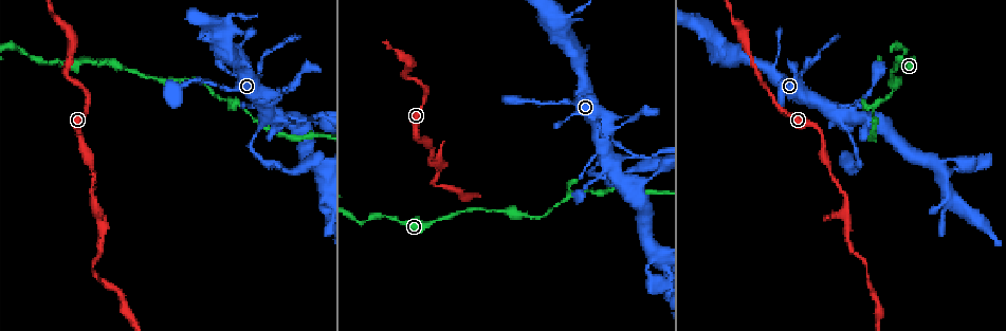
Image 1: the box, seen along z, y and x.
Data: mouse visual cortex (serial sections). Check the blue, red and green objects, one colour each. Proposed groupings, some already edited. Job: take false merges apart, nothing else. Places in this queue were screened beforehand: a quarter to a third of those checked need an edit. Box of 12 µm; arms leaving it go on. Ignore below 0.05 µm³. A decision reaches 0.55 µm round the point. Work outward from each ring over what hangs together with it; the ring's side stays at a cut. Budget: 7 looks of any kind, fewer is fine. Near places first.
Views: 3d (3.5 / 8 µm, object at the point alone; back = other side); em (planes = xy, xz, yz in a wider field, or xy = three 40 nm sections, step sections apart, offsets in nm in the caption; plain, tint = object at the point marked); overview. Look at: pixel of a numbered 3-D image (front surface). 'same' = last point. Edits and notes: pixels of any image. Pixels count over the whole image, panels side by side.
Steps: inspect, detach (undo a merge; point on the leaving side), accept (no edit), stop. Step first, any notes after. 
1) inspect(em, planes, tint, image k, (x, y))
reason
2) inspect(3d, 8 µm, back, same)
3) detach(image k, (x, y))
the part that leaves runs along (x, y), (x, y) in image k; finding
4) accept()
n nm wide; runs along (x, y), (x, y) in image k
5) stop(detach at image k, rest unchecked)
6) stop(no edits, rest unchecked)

inspect(3d, 3.5 µm, image 1, (47, 61))
thin neck

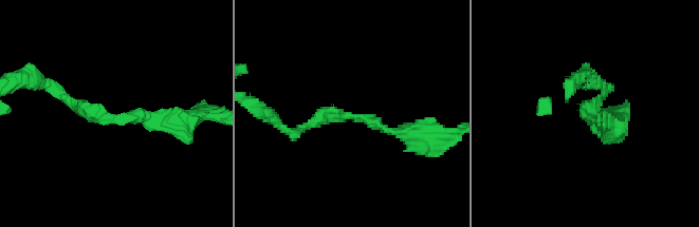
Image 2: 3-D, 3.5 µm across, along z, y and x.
inspect(em, xy, step 2, tint, image 2, (349, 116))
arms of 150, 200 nm; need the tissue

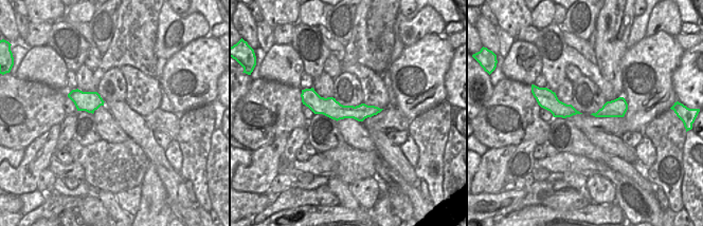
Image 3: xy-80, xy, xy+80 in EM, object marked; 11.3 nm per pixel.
accept()
runs along (183, 126), (95, 116), (56, 90) in image 2; continuous, no second cell

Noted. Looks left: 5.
inspect(3d, 3.5 µm, image 1, (537, 218))
abrupt turn

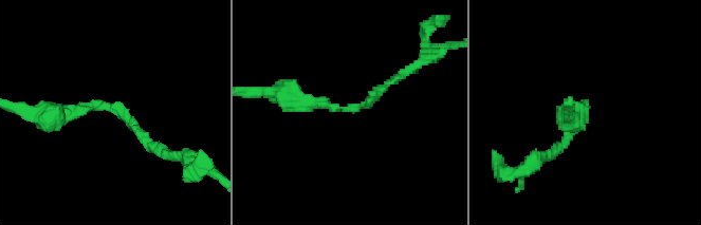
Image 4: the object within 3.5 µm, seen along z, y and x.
inspect(em, xy, step 2, tint, image 4, (115, 106))

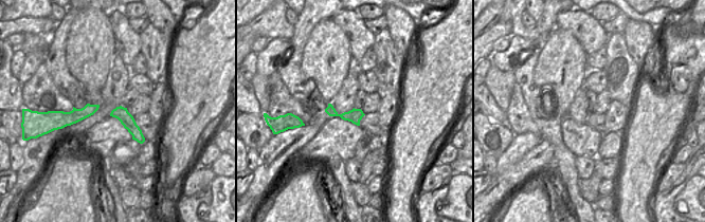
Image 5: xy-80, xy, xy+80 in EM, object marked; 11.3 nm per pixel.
accept()
160 nm wide; runs along (49, 113), (108, 104), (160, 149) in image 4; continuous, no second cell

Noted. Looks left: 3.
inspect(3d, 3.5 µm, image 1, (588, 174))
sharp bend

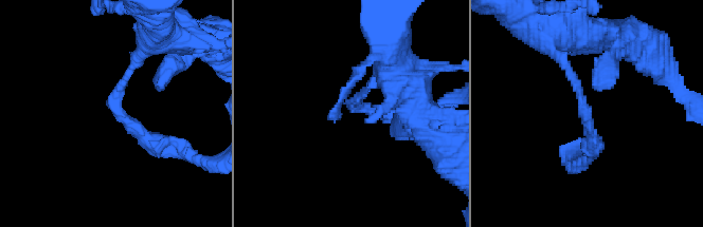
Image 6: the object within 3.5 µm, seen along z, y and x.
inspect(em, xy, step 5, tint, image 6, (113, 106))
arms of 150, 250 nm; need the tissue

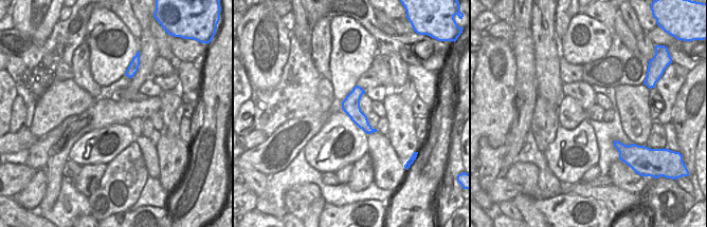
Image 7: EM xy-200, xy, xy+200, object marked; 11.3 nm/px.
accept()
runs along (553, 53), (577, 84), (595, 144) in image 6; continuous, no second cell

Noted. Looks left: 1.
stop(no edits, rest unchecked)

